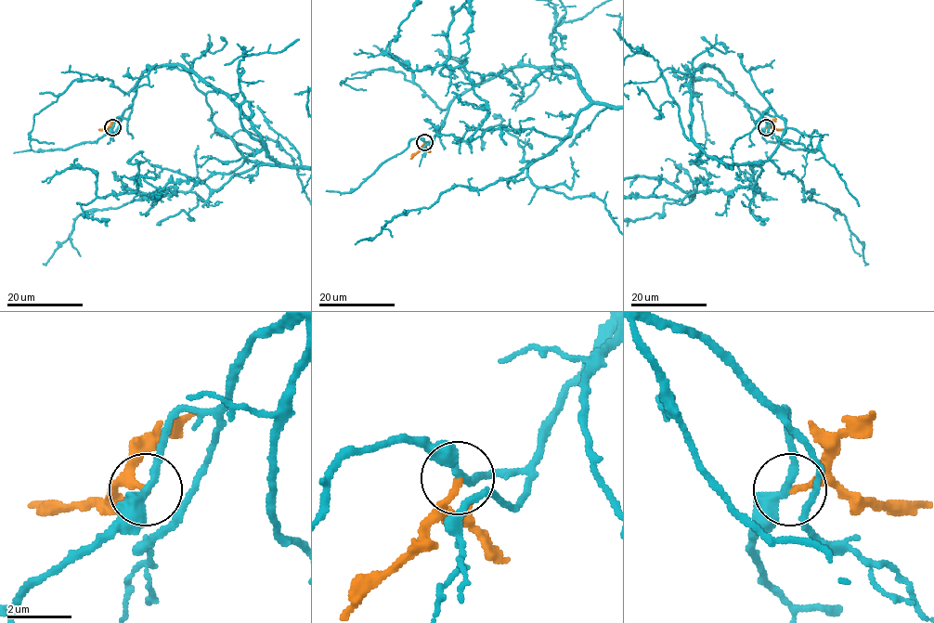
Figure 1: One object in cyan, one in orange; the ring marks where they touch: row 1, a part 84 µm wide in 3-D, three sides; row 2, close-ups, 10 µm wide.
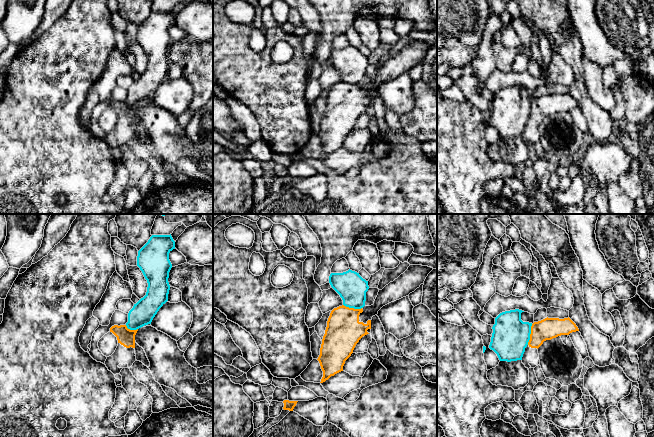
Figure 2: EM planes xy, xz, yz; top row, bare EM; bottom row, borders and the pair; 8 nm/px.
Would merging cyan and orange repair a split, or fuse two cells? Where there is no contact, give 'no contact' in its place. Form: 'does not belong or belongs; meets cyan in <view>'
does not belong; meets cyan in yz

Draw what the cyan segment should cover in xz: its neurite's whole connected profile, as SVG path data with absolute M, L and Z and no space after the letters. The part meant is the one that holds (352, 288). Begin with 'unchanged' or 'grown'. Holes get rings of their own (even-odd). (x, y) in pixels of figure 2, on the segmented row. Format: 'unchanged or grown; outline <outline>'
unchanged; outline M350 269L343 273L331 273L329 283L342 298L344 306L354 309L361 309L365 306L369 286L368 281L359 273Z

